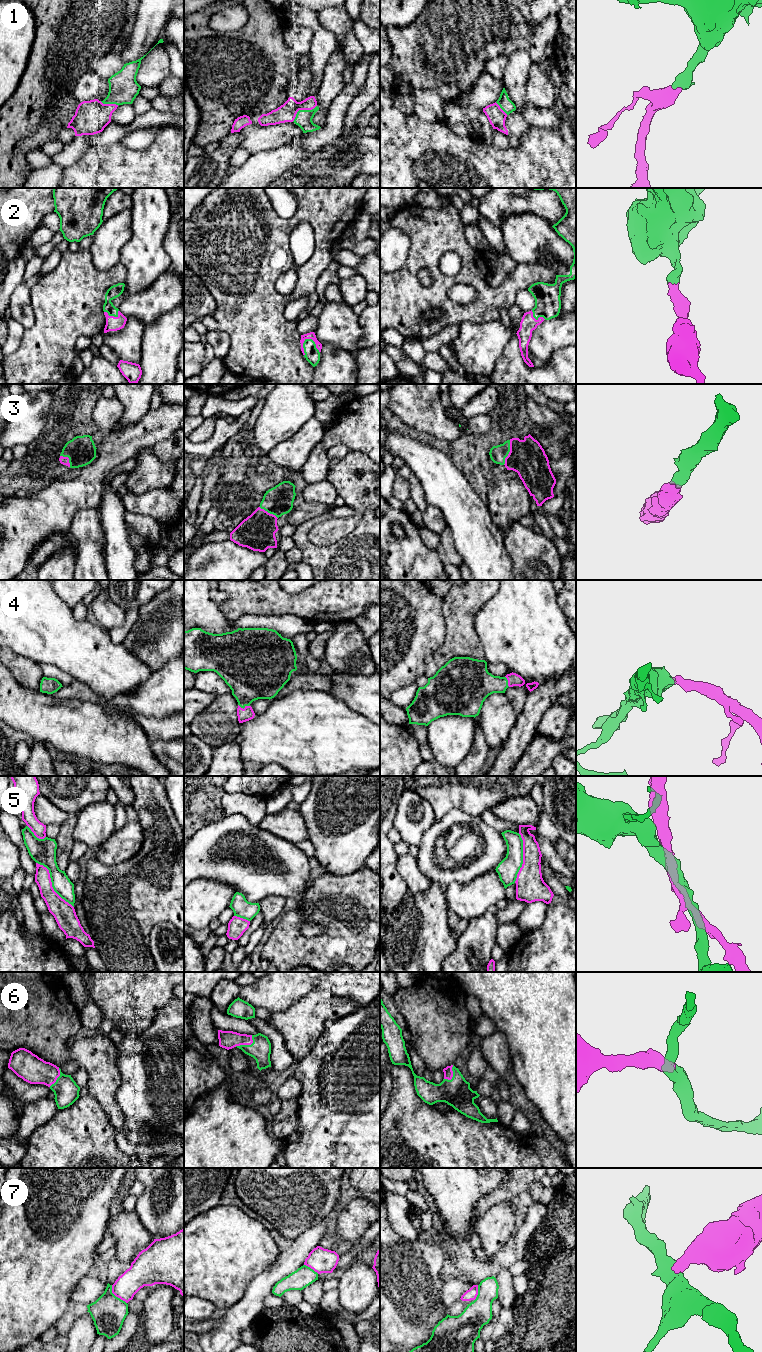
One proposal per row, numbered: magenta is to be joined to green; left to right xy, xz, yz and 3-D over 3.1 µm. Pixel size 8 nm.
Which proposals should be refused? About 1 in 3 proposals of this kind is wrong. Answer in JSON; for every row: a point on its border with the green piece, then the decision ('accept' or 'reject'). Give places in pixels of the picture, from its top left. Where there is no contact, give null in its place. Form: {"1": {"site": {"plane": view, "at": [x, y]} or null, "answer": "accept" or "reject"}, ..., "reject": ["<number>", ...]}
{"1": {"site": {"plane": "xz", "at": [302, 110]}, "answer": "accept"}, "2": {"site": {"plane": "xz", "at": [314, 342]}, "answer": "accept"}, "3": {"site": {"plane": "yz", "at": [509, 451]}, "answer": "accept"}, "4": {"site": {"plane": "xz", "at": [244, 707]}, "answer": "accept"}, "5": {"site": {"plane": "xy", "at": [52, 884]}, "answer": "reject"}, "6": {"site": {"plane": "xz", "at": [247, 1045]}, "answer": "accept"}, "7": {"site": {"plane": "xy", "at": [115, 1296]}, "answer": "reject"}, "reject": ["5", "7"]}

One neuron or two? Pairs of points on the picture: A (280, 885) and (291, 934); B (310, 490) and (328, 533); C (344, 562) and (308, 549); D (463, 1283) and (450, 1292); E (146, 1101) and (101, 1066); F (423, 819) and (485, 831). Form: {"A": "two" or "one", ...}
{"A": "two", "B": "two", "C": "one", "D": "one", "E": "two", "F": "two"}

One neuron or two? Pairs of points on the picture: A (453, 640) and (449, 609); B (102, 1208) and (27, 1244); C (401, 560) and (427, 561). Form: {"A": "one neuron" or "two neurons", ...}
{"A": "one neuron", "B": "one neuron", "C": "one neuron"}

